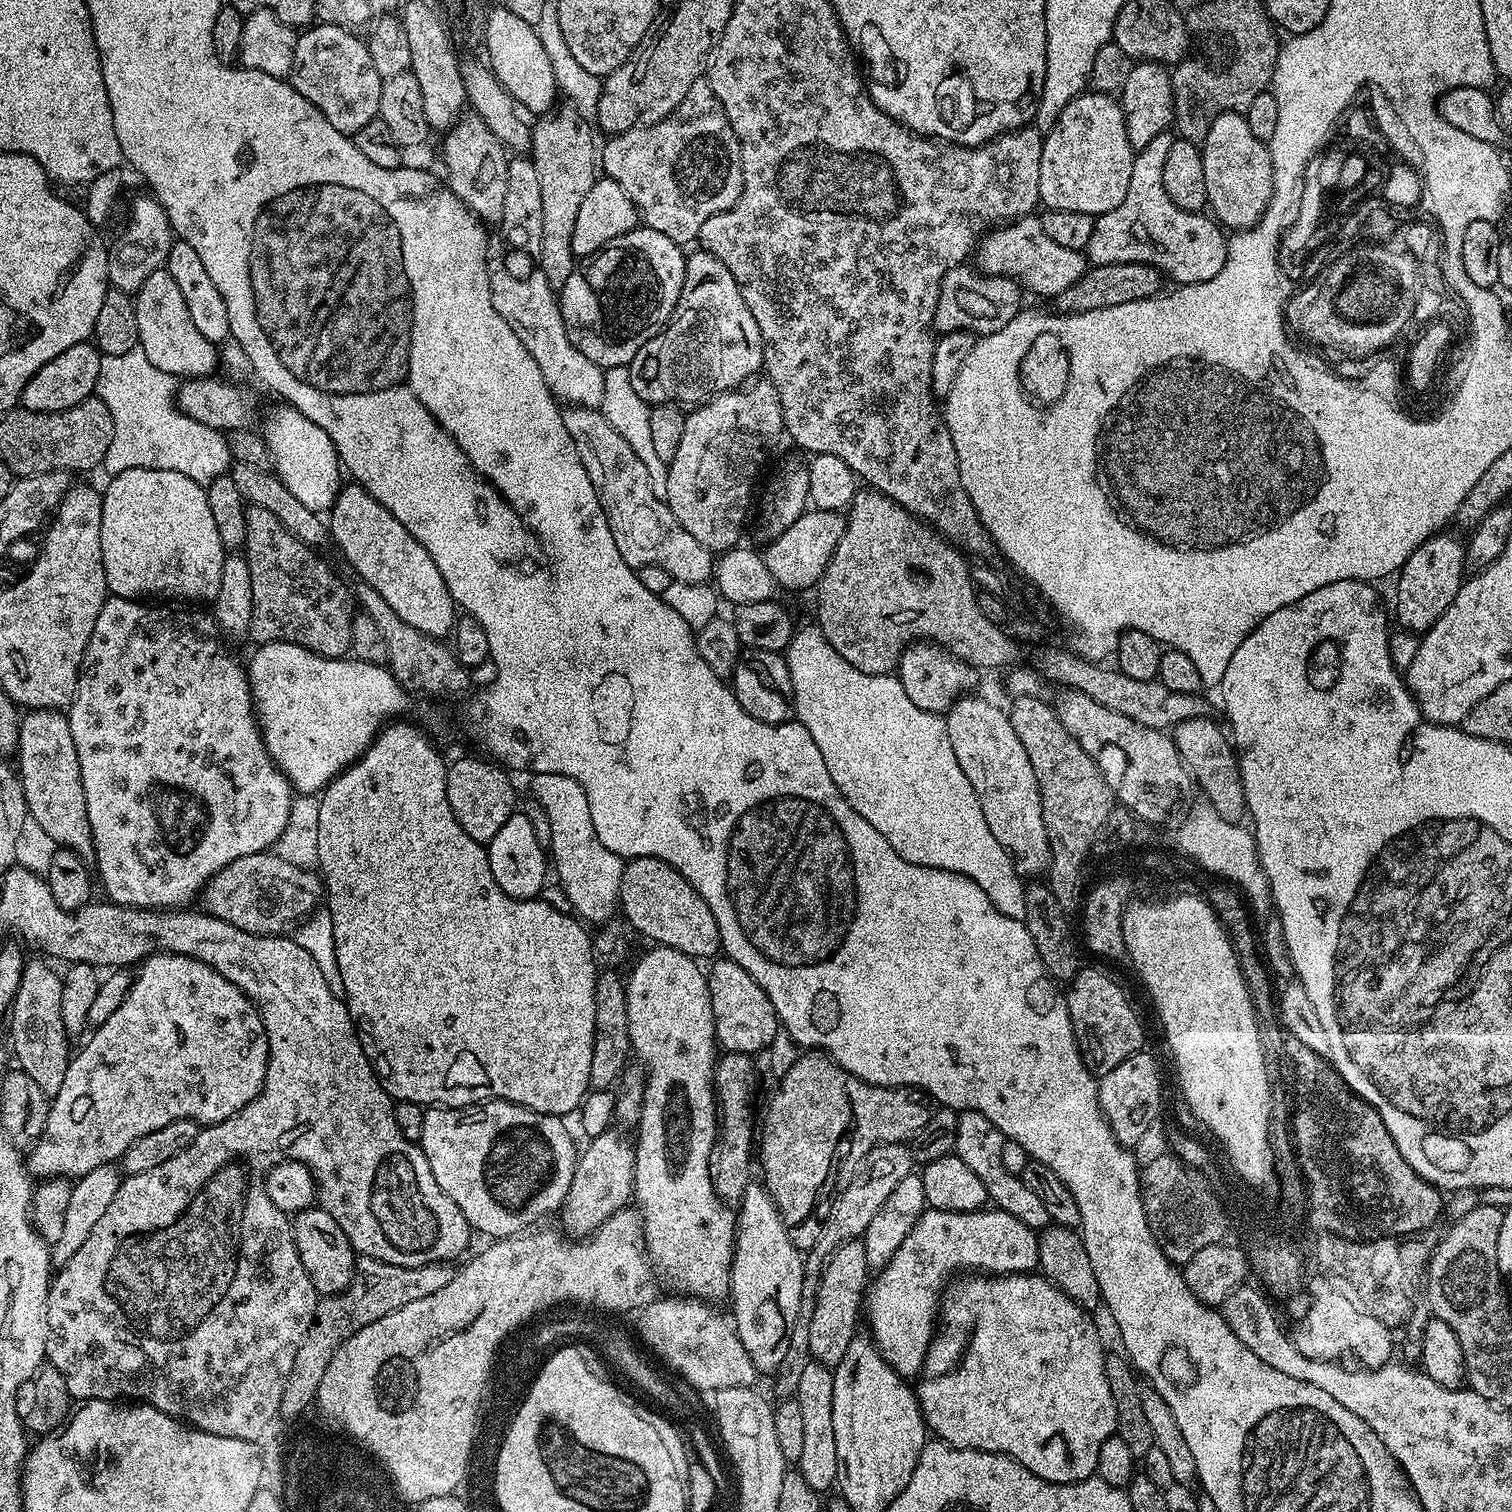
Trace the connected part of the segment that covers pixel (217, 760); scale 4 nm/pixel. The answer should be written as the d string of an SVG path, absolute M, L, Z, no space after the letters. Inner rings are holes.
M109 595L102 610L98 610L98 622L94 622L94 634L90 634L90 642L84 651L80 663L80 673L76 679L76 693L72 705L66 709L70 722L70 738L74 738L74 750L78 750L78 766L82 770L82 790L86 794L86 814L92 827L92 851L94 853L95 875L104 883L104 892L109 901L127 905L128 876L150 877L150 865L143 857L152 855L154 849L148 844L148 820L140 820L140 816L148 816L148 804L216 804L216 796L220 796L220 812L224 816L212 816L210 828L220 828L220 838L228 838L233 832L236 836L248 836L257 832L260 836L275 838L286 830L286 822L290 818L290 810L294 799L291 782L276 767L270 754L264 748L264 740L260 736L260 726L256 719L256 709L252 706L252 691L248 685L248 673L243 663L239 664L224 649L225 641L218 635L215 620L207 611L175 612L175 607L151 608L151 603L141 602L127 596Z

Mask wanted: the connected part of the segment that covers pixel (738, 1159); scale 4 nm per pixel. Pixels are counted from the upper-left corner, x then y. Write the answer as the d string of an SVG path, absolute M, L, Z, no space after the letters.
M724 1052L719 1057L714 1073L714 1087L718 1093L718 1143L712 1157L712 1178L717 1192L729 1201L739 1201L744 1188L750 1182L748 1176L748 1158L754 1152L754 1128L752 1132L752 1075L756 1068L752 1065L753 1057L747 1052Z

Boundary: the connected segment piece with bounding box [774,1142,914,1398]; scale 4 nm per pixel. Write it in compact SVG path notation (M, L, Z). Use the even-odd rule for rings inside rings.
M880 1142L875 1146L867 1149L863 1153L864 1156L860 1160L860 1165L856 1168L856 1173L849 1178L844 1184L844 1189L837 1194L832 1200L832 1205L828 1208L828 1213L824 1216L824 1225L821 1226L820 1232L816 1236L816 1241L812 1248L807 1249L804 1256L804 1281L802 1282L802 1302L798 1310L798 1318L794 1322L794 1331L790 1334L790 1347L786 1350L786 1355L782 1357L782 1366L774 1373L776 1380L777 1397L792 1398L795 1397L798 1390L798 1381L802 1379L802 1370L806 1370L810 1359L808 1351L810 1350L810 1318L814 1314L814 1306L816 1305L816 1291L820 1285L820 1276L824 1273L828 1260L834 1254L834 1250L838 1250L842 1246L846 1246L852 1240L860 1240L864 1235L866 1226L870 1226L870 1222L874 1219L874 1214L878 1214L878 1210L882 1206L882 1202L886 1202L886 1198L890 1198L892 1193L898 1186L898 1182L902 1182L902 1178L913 1175L914 1157L912 1149L904 1142Z

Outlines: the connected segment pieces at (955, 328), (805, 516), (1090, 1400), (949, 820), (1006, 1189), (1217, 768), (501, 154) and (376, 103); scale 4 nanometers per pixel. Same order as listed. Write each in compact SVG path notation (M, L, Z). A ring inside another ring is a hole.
M967 263L949 268L940 283L940 297L936 307L934 328L937 333L971 332L977 337L1002 330L1022 310L1022 289L1009 276L985 276L983 272ZM969 267L969 268L968 268Z
M825 509L805 510L790 530L780 532L767 542L768 549L762 552L766 568L774 580L786 588L808 588L819 584L830 558L836 552L844 533L845 517L839 511Z
M1013 1272L1007 1276L986 1274L969 1277L966 1280L955 1279L945 1289L938 1309L938 1331L933 1335L924 1359L922 1375L918 1380L920 1385L917 1383L914 1388L927 1431L935 1439L943 1440L954 1448L974 1448L977 1452L997 1452L999 1456L1008 1456L1011 1460L1017 1460L1023 1468L1038 1474L1039 1480L1051 1484L1073 1484L1092 1479L1096 1475L1098 1454L1102 1454L1102 1442L1106 1442L1116 1432L1116 1407L1114 1394L1110 1394L1110 1382L1106 1382L1104 1373L1106 1349L1100 1341L1095 1322L1088 1317L1091 1315L1043 1274Z
M811 627L804 628L801 632L799 629L793 635L786 649L790 682L792 683L794 716L798 723L806 726L806 730L810 730L810 738L817 743L818 750L821 751L822 758L825 759L826 770L829 771L830 778L834 780L839 792L870 826L873 826L883 837L886 837L887 841L890 842L890 846L898 851L900 857L911 864L941 868L947 872L957 872L966 878L970 878L986 892L986 898L990 898L990 902L994 902L994 906L998 910L1002 910L1002 914L1006 914L1006 918L1023 920L1026 914L1025 881L1017 876L1016 866L1012 857L1000 845L998 838L994 838L993 832L990 831L990 826L986 826L986 818L982 814L982 806L978 806L978 794L974 794L974 786L967 781L966 774L963 773L962 766L959 765L958 758L955 757L945 717L914 706L914 702L907 697L906 690L902 688L900 680L895 675L871 676L870 674L862 674L862 670L858 670L857 667L850 666L850 662L846 662L846 658L842 658L842 654L838 654L838 650L834 650L834 646L830 646L830 642L822 634L820 627Z
M959 1113L954 1154L958 1158L962 1158L962 1162L966 1162L966 1166L970 1166L970 1170L974 1170L974 1174L978 1174L978 1178L982 1178L988 1199L995 1207L1006 1210L1006 1214L1014 1214L1014 1218L1018 1218L1018 1222L1022 1222L1026 1226L1043 1230L1050 1224L1046 1206L1042 1206L1038 1194L1034 1194L1034 1190L1030 1190L1030 1186L1026 1186L1023 1178L1012 1176L1006 1170L1006 1166L1002 1166L1004 1141L1002 1130L998 1130L998 1126L994 1126L994 1122L990 1122L990 1118L986 1118L986 1114Z
M1209 717L1186 719L1172 730L1178 753L1189 770L1193 781L1198 782L1206 794L1207 803L1223 821L1239 825L1245 819L1245 792L1242 790L1239 757L1227 736Z
M475 114L461 115L448 129L443 140L448 189L467 206L469 212L475 212L485 225L499 225L502 206L506 202L506 166L510 159L504 143Z
M316 22L305 27L296 37L294 46L294 62L290 73L290 83L302 98L314 105L334 126L334 130L345 134L355 134L370 121L377 119L380 110L380 86L382 77L374 70L374 58L370 58L370 50L363 39L356 37L355 31L338 24Z

